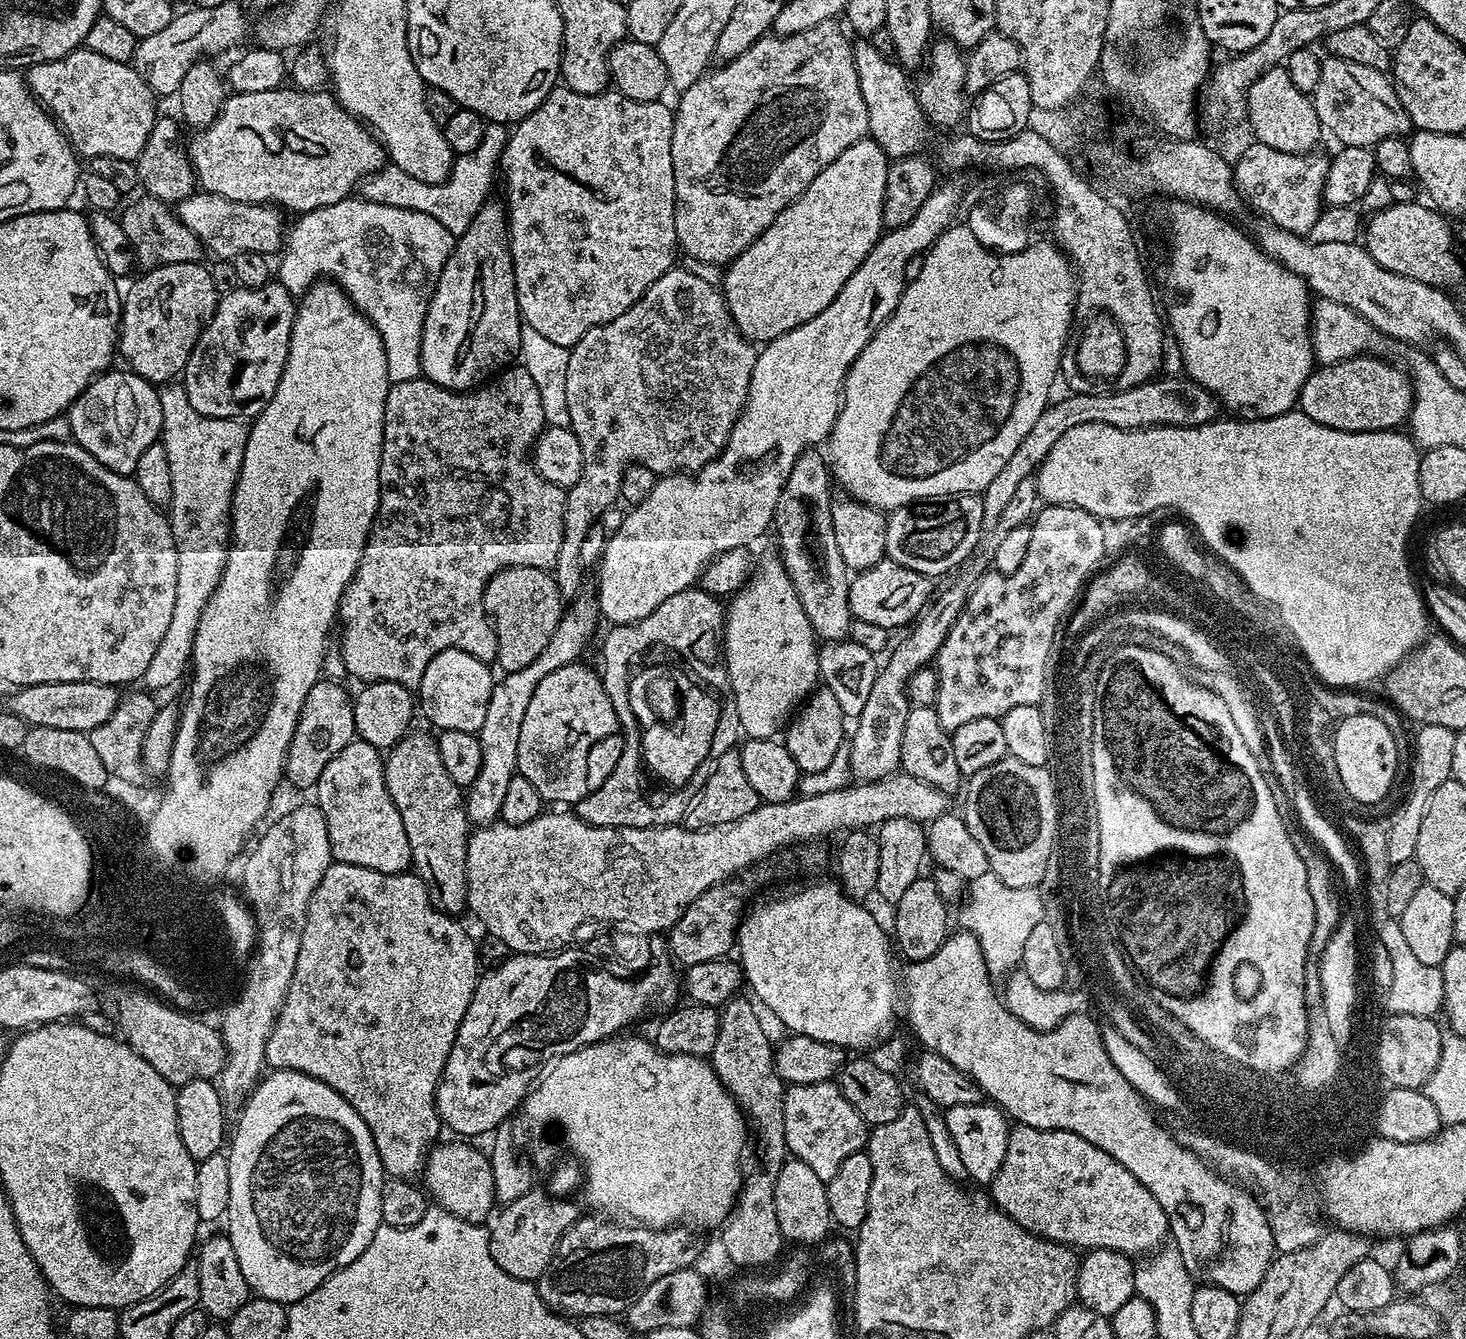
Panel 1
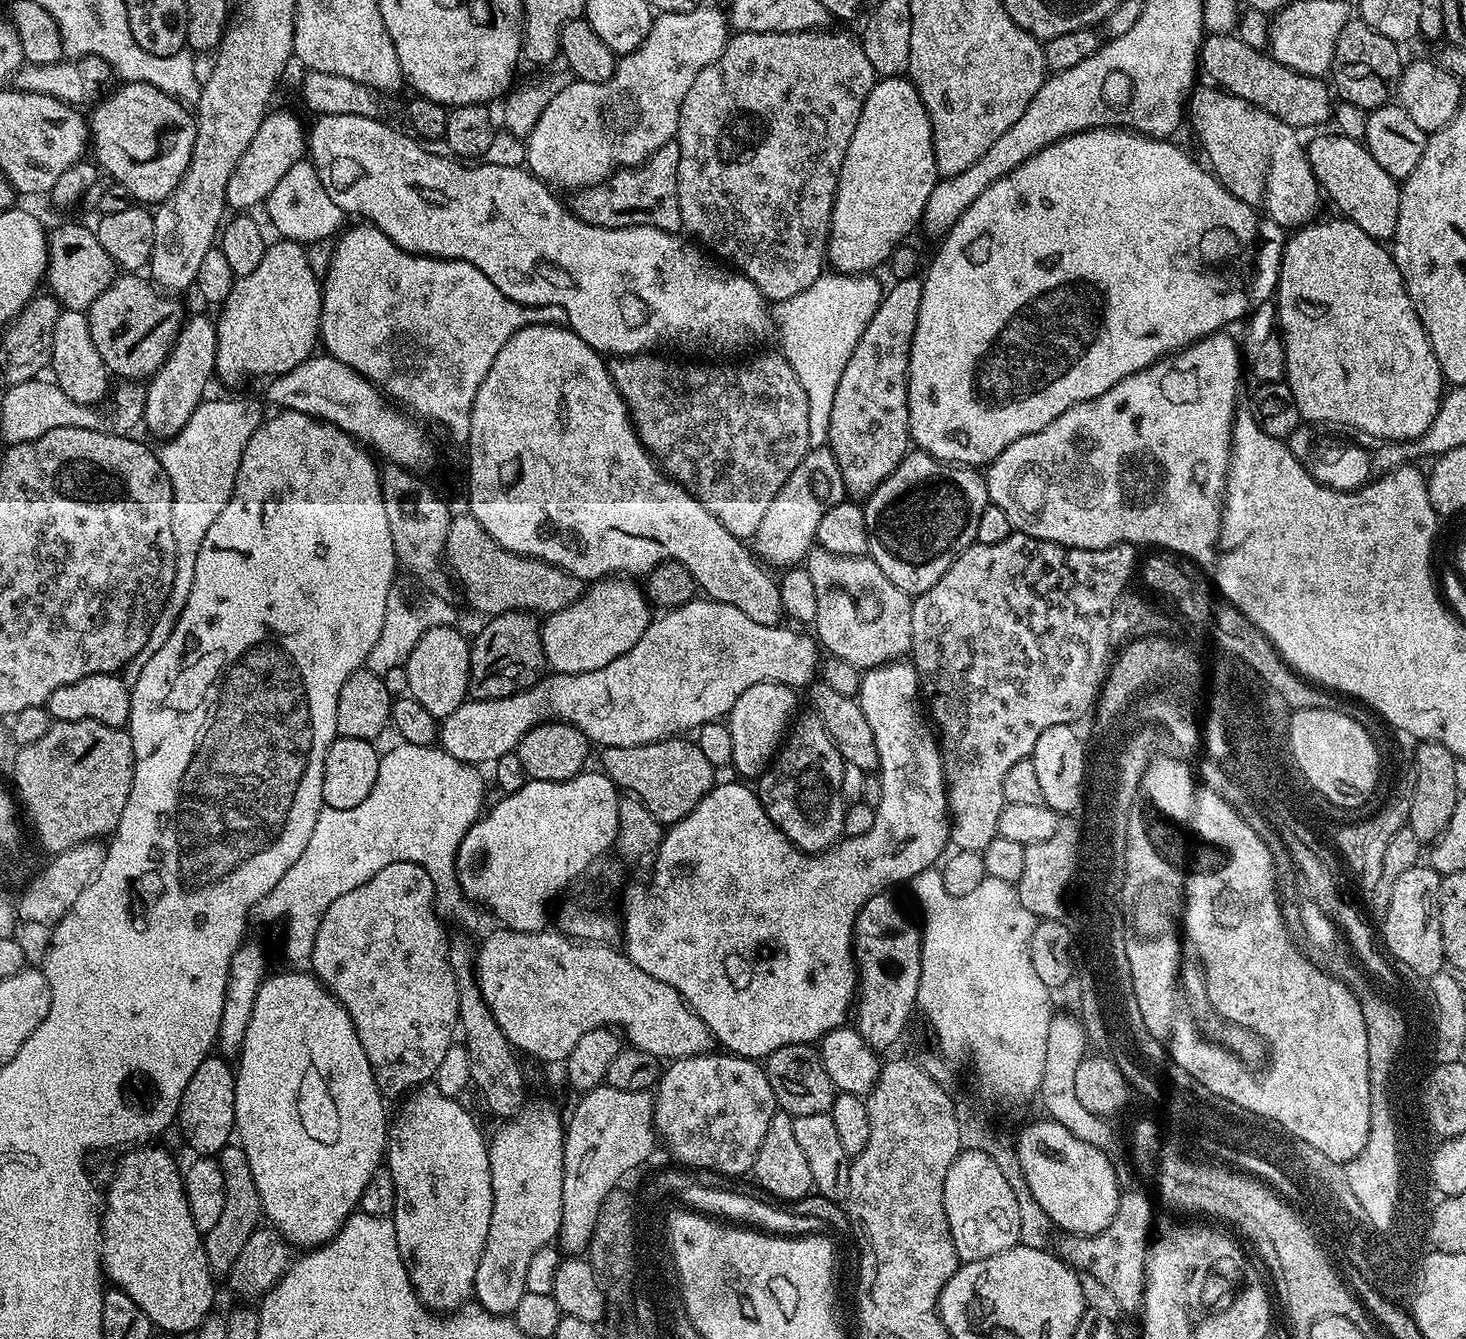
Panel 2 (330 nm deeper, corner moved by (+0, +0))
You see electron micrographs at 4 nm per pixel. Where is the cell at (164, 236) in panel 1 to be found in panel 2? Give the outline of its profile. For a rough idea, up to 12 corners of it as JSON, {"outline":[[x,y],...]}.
{"outline":[[95,231],[48,236],[46,288],[69,312],[118,275]]}

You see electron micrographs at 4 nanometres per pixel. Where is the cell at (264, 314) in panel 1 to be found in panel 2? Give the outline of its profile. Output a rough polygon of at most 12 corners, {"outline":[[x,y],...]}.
{"outline":[[276,238],[215,317],[215,375],[281,376],[318,348],[322,284]]}

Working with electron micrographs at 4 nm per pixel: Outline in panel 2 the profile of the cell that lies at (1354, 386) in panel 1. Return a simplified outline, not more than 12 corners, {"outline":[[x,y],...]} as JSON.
{"outline":[[1285,239],[1274,303],[1305,421],[1416,440],[1446,381],[1391,251]]}

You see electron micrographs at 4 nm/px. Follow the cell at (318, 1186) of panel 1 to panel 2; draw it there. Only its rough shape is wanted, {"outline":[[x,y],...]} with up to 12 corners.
{"outline":[[311,971],[262,982],[235,1135],[267,1223],[316,1250],[390,1112]]}

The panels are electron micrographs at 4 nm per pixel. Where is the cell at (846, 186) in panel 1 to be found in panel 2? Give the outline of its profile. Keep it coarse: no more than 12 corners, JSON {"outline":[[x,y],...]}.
{"outline":[[911,79],[862,106],[827,263],[872,274],[923,221],[938,173]]}

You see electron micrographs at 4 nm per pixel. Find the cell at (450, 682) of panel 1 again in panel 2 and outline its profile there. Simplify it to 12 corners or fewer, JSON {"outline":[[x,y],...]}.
{"outline":[[423,633],[406,665],[409,693],[438,718],[468,696],[470,640]]}

